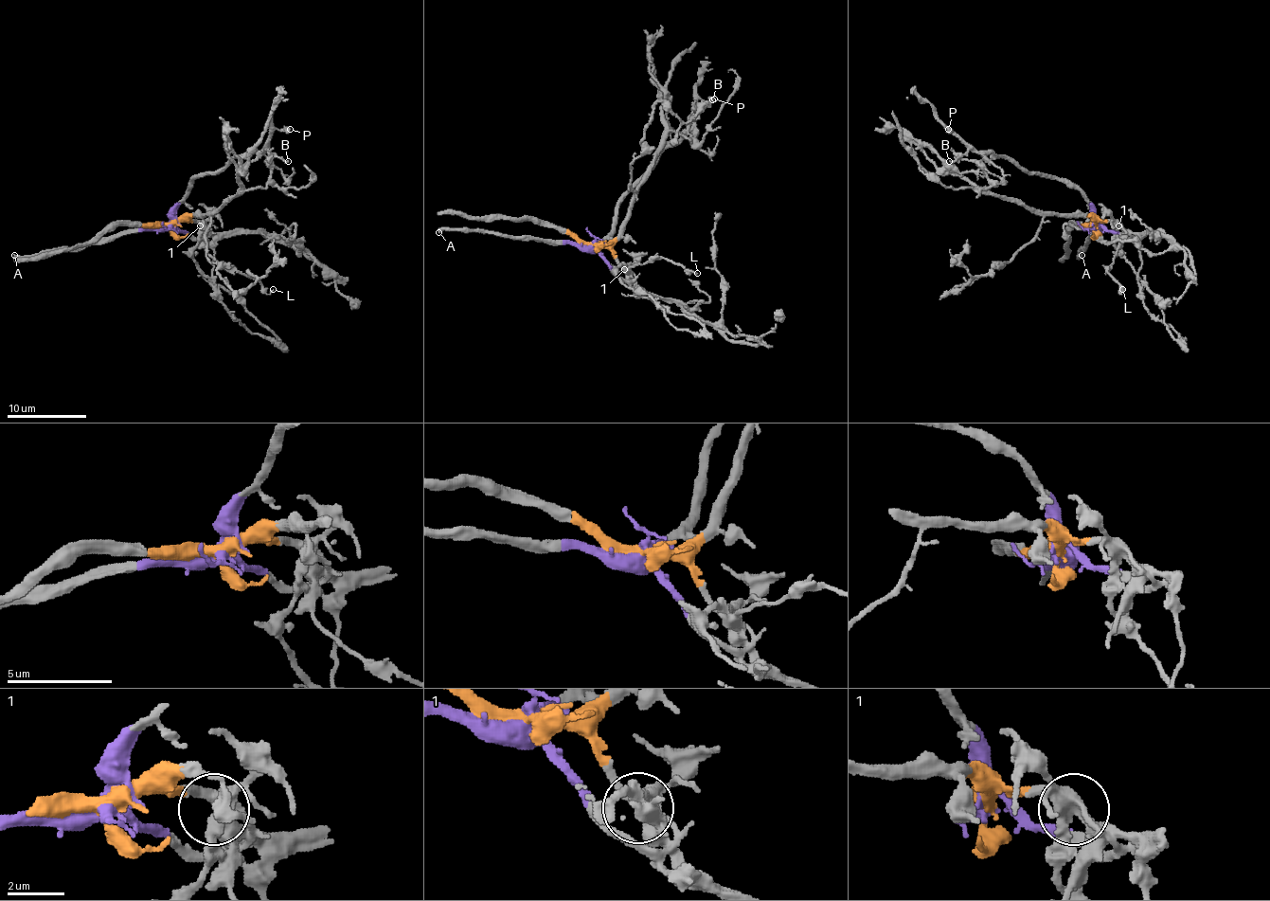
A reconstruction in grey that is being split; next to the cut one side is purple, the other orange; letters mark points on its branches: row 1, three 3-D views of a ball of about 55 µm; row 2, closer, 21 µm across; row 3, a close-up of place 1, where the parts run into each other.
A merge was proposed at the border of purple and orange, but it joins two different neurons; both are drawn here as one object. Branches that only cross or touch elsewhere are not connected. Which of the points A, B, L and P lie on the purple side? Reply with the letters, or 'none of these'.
A, B, P

